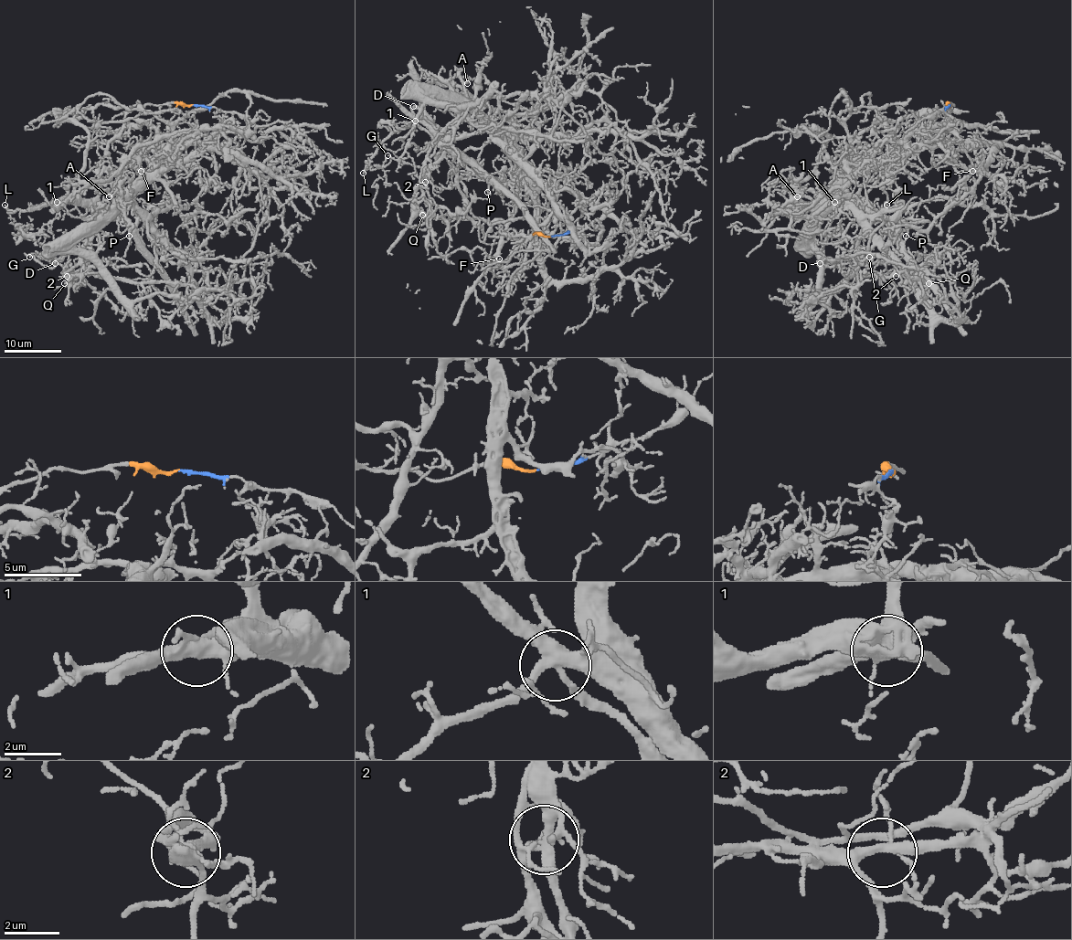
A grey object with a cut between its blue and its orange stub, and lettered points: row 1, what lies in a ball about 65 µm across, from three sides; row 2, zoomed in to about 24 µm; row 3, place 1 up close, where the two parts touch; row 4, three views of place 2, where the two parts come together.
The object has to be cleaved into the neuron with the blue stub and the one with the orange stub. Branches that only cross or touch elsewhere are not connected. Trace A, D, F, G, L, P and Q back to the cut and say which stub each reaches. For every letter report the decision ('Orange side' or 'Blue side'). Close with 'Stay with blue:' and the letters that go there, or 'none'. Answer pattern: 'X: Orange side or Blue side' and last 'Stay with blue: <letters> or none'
A: Blue side
D: Blue side
F: Blue side
G: Blue side
L: Orange side
P: Orange side
Q: Blue side
Stay with blue: A, D, F, G, Q

